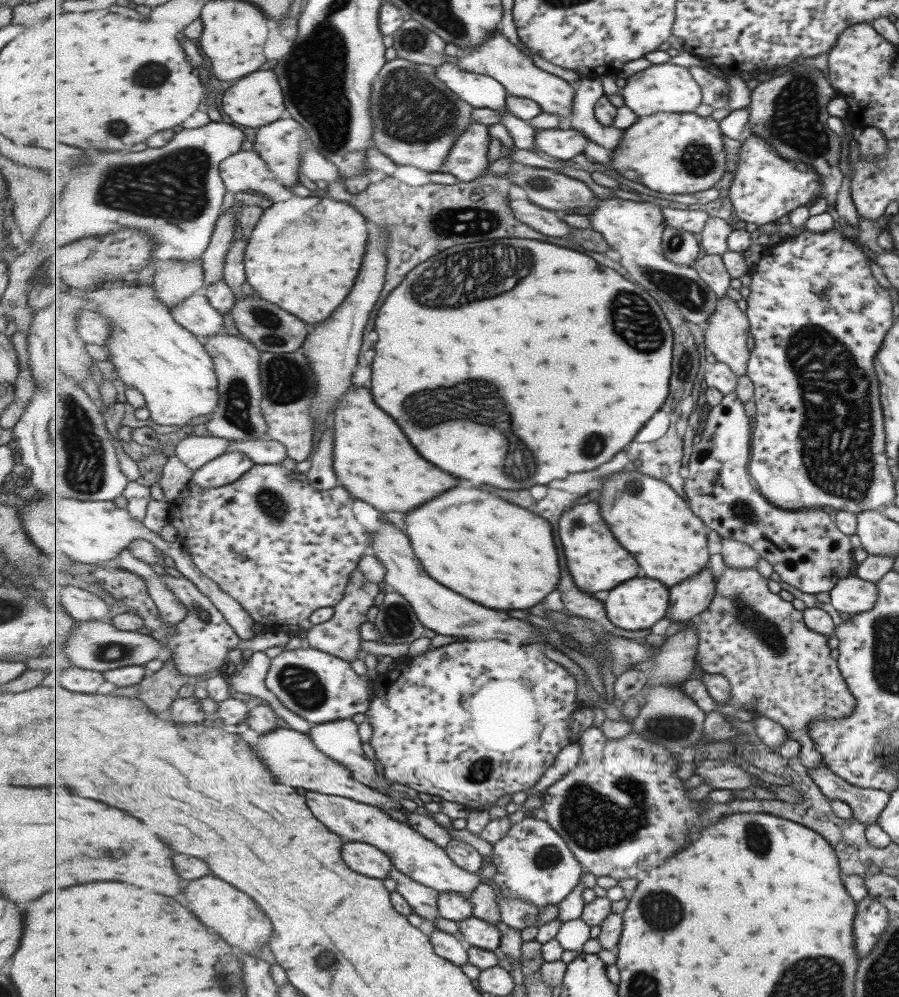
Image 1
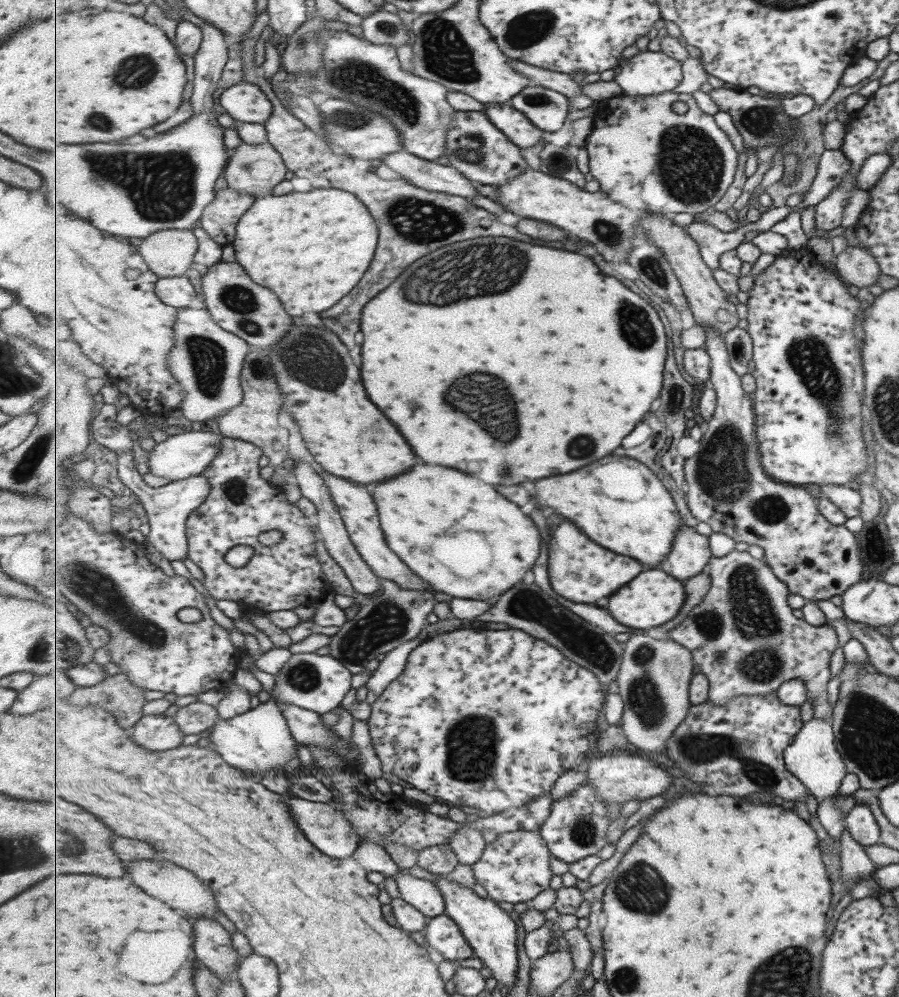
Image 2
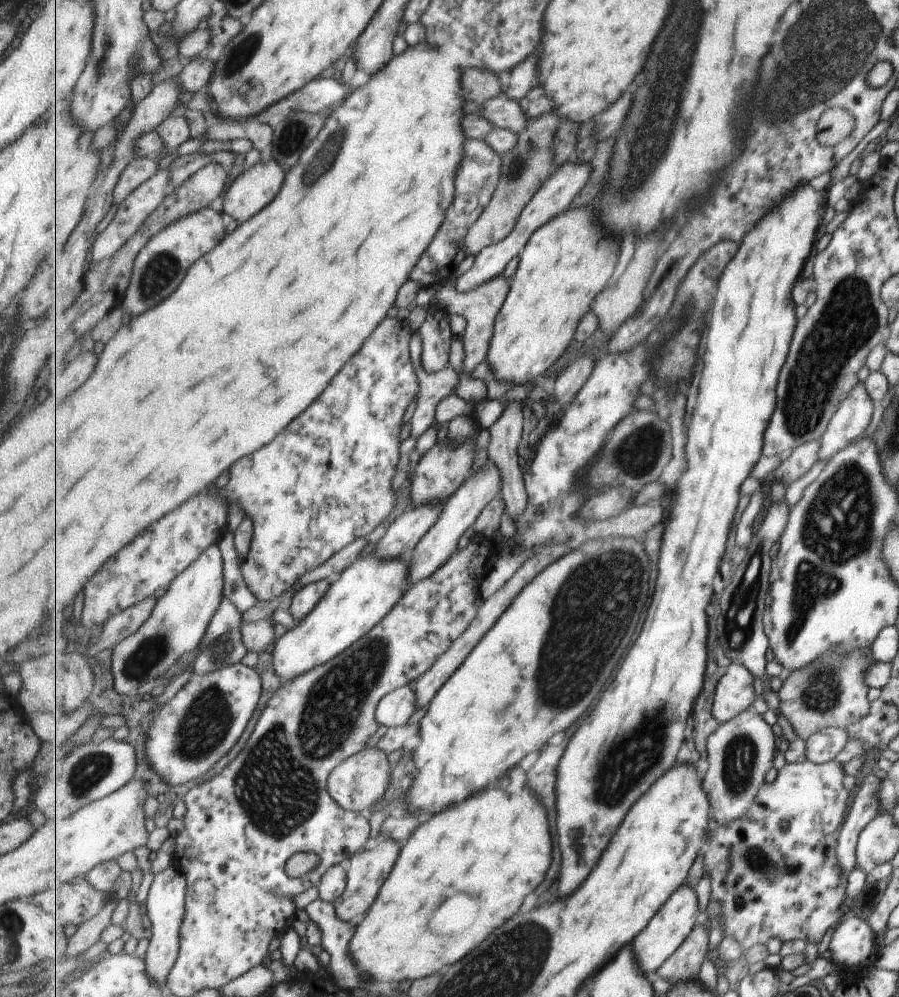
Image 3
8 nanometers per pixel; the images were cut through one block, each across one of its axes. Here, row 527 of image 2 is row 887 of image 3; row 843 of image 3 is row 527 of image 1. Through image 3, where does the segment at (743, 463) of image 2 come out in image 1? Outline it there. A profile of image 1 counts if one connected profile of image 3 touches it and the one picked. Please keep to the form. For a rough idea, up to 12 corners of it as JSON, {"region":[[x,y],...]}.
{"region":[[736,392],[712,407],[685,490],[723,539],[813,595],[851,572],[829,514],[781,509],[751,473]]}

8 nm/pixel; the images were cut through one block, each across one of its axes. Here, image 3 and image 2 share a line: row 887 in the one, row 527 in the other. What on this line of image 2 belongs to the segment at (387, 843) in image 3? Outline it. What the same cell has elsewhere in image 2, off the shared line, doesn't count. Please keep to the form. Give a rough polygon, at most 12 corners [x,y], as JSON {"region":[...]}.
{"region":[[323,472],[373,572],[403,590],[432,589],[389,547],[377,504],[361,484]]}

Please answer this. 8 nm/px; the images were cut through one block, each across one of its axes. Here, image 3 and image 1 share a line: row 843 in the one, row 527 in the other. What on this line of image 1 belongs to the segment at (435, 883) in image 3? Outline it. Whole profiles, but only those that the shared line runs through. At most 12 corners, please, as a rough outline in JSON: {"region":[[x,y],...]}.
{"region":[[461,484],[407,514],[427,572],[487,608],[561,582],[549,522]]}

